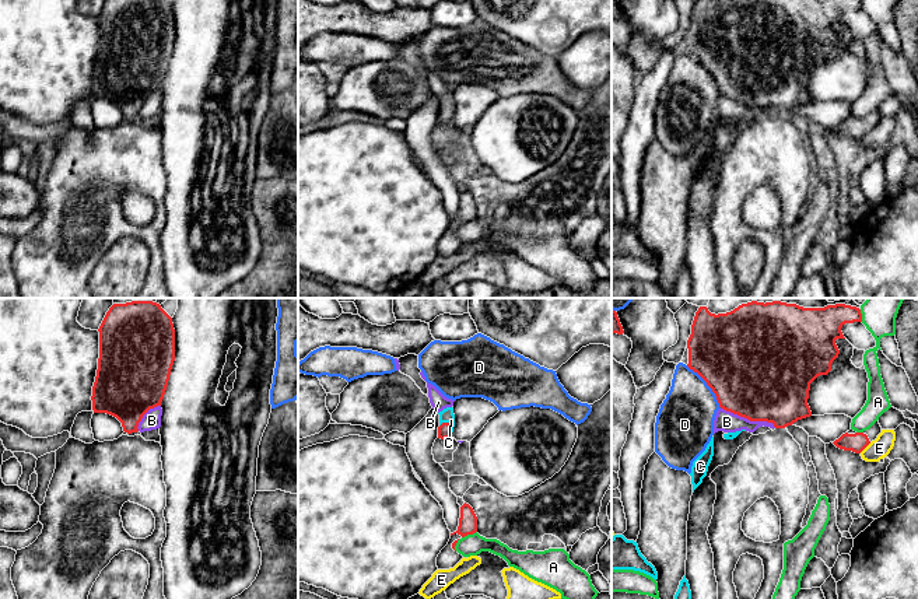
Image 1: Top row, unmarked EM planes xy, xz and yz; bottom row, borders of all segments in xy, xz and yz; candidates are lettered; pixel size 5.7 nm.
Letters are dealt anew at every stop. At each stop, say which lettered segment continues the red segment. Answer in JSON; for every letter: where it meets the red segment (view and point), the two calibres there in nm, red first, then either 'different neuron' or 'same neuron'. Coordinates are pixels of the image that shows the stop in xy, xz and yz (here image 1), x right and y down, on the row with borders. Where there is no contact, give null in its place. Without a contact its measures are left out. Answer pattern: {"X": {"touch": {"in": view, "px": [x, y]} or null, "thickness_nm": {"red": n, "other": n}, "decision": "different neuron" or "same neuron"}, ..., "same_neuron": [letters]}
{"A": {"touch": {"in": "xz", "px": [469, 533]}, "thickness_nm": {"red": 110, "other": 130}, "decision": "different neuron"}, "B": {"touch": {"in": "yz", "px": [749, 419]}, "thickness_nm": {"red": 500, "other": 120}, "decision": "different neuron"}, "C": {"touch": {"in": "xz", "px": [449, 427]}, "thickness_nm": {"red": 80, "other": 80}, "decision": "same neuron"}, "D": {"touch": {"in": "yz", "px": [707, 384]}, "thickness_nm": {"red": 500, "other": 320}, "decision": "different neuron"}, "E": {"touch": {"in": "yz", "px": [865, 447]}, "thickness_nm": {"red": 110, "other": 120}, "decision": "different neuron"}, "same_neuron": ["C"]}

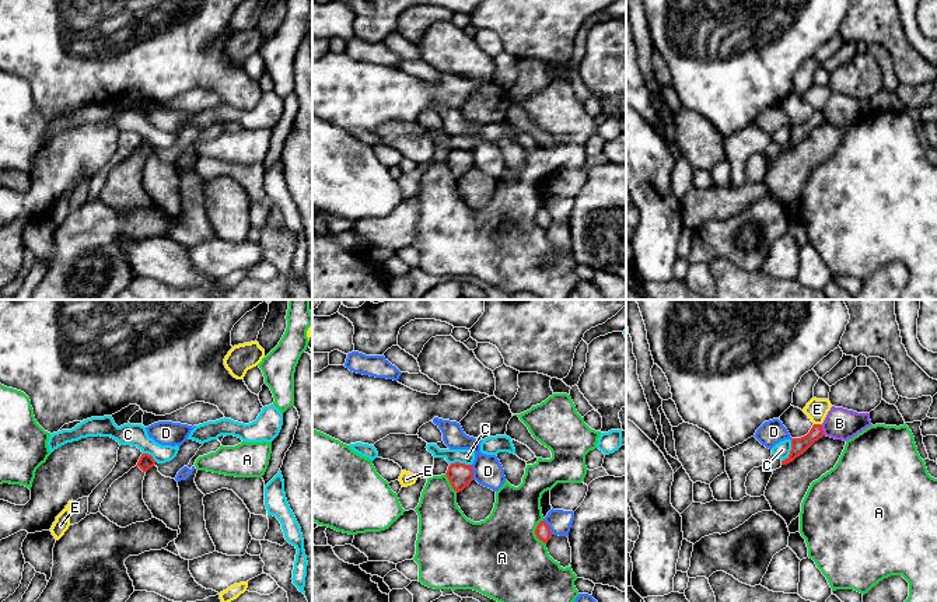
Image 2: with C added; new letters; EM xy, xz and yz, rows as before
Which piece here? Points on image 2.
{"A": {"touch": {"in": "xz", "px": [535, 532]}, "thickness_nm": {"red": 90, "other": 460}, "decision": "different neuron"}, "B": {"touch": {"in": "yz", "px": [822, 430]}, "thickness_nm": {"red": 100, "other": 180}, "decision": "different neuron"}, "C": {"touch": {"in": "yz", "px": [790, 451]}, "thickness_nm": {"red": 100, "other": 90}, "decision": "different neuron"}, "D": {"touch": {"in": "xz", "px": [472, 472]}, "thickness_nm": {"red": 140, "other": 170}, "decision": "different neuron"}, "E": {"touch": {"in": "yz", "px": [817, 424]}, "thickness_nm": {"red": 100, "other": 130}, "decision": "different neuron"}, "same_neuron": []}

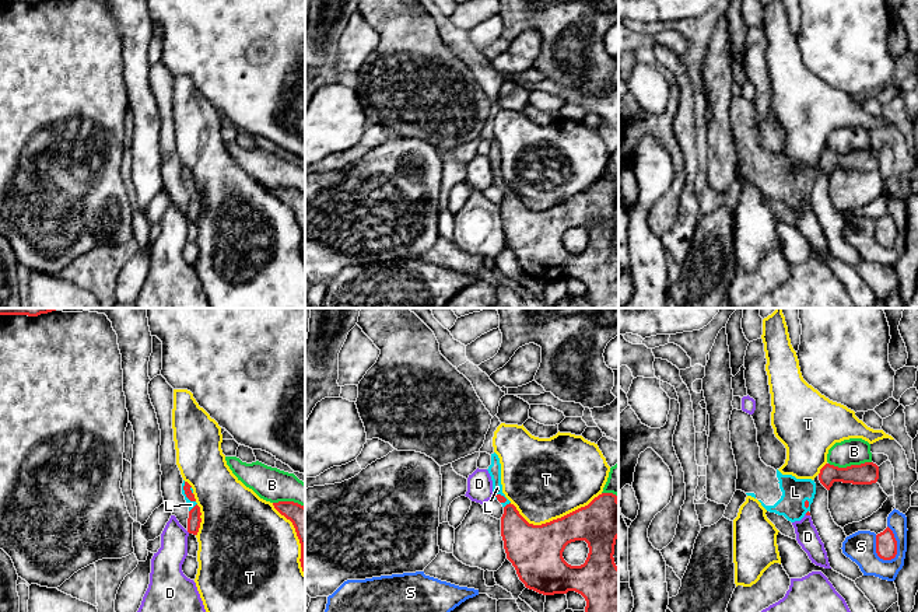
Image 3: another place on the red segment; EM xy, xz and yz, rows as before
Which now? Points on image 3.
{"B": {"touch": {"in": "yz", "px": [851, 465]}, "thickness_nm": {"red": 130, "other": 160}, "decision": "different neuron"}, "D": {"touch": {"in": "yz", "px": [808, 514]}, "thickness_nm": {"red": 20, "other": 130}, "decision": "different neuron"}, "L": {"touch": {"in": "xy", "px": [189, 499]}, "thickness_nm": {"red": 50, "other": 50}, "decision": "same neuron"}, "S": {"touch": {"in": "yz", "px": [896, 546]}, "thickness_nm": {"red": 130, "other": 180}, "decision": "different neuron"}, "T": {"touch": {"in": "xz", "px": [554, 520]}, "thickness_nm": {"red": 300, "other": 460}, "decision": "different neuron"}, "same_neuron": ["L"]}

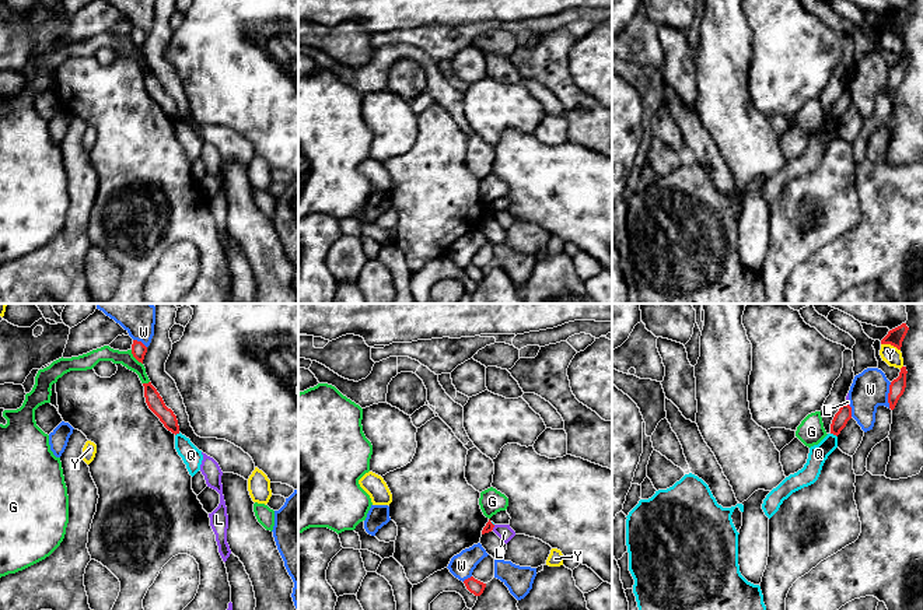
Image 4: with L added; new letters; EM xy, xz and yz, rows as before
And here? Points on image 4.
{"G": {"touch": {"in": "xy", "px": [135, 357]}, "thickness_nm": {"red": 90, "other": 90}, "decision": "different neuron"}, "L": {"touch": {"in": "yz", "px": [848, 405]}, "thickness_nm": {"red": 90, "other": 20}, "decision": "different neuron"}, "Q": {"touch": {"in": "yz", "px": [834, 434]}, "thickness_nm": {"red": 90, "other": 110}, "decision": "different neuron"}, "W": {"touch": {"in": "yz", "px": [888, 395]}, "thickness_nm": {"red": 90, "other": 220}, "decision": "different neuron"}, "Y": {"touch": {"in": "yz", "px": [891, 344]}, "thickness_nm": {"red": 90, "other": 100}, "decision": "different neuron"}, "same_neuron": []}

